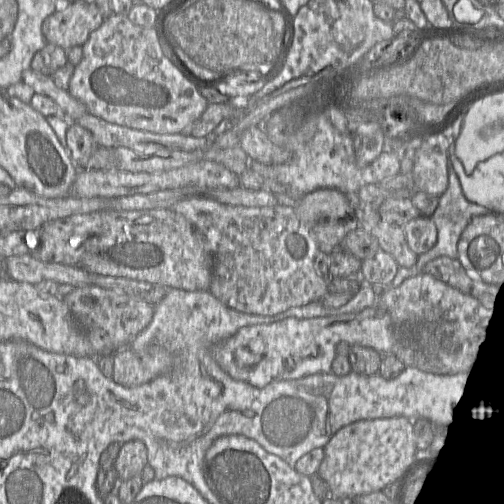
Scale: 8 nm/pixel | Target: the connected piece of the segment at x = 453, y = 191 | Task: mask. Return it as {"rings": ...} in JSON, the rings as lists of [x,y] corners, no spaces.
{"rings":[[[448,157],[448,188],[439,197],[438,206],[432,215],[432,219],[436,225],[438,233],[438,238],[435,246],[428,252],[418,255],[417,262],[413,267],[399,267],[391,284],[383,286],[387,286],[388,289],[398,287],[407,278],[416,276],[420,273],[424,273],[423,269],[426,263],[437,257],[448,256],[450,258],[458,259],[458,242],[464,229],[474,217],[486,215],[491,212],[493,211],[484,206],[472,203],[465,198],[459,178]]]}

